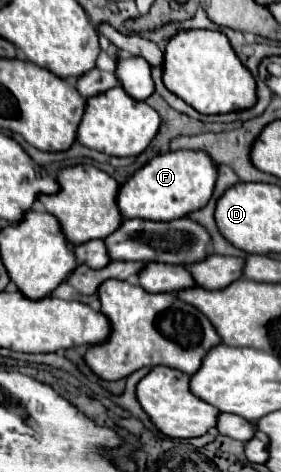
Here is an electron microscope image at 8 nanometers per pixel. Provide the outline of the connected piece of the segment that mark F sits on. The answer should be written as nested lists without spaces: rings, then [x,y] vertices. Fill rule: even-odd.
[[[168,151],[164,155],[152,157],[142,169],[138,169],[116,195],[116,205],[120,215],[154,219],[154,221],[170,221],[188,215],[204,207],[214,191],[216,183],[216,165],[202,151]]]

